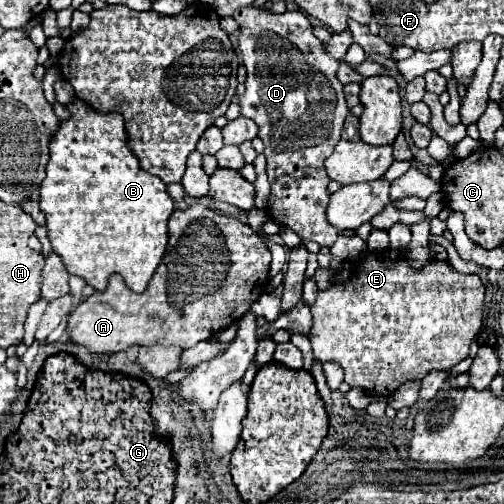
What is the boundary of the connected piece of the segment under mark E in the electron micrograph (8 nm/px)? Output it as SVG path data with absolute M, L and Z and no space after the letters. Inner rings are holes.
M387 251L383 253L367 253L361 259L353 259L353 261L345 261L341 273L337 275L337 283L331 285L325 291L319 291L315 305L311 307L313 313L313 327L311 327L311 345L313 345L313 355L317 361L325 363L325 361L337 361L343 371L345 371L345 383L349 383L351 387L361 387L367 393L373 395L381 395L381 397L389 397L391 393L395 393L395 389L399 385L403 385L405 381L419 381L423 379L429 371L449 371L453 365L457 365L459 361L463 361L469 355L469 345L471 341L477 337L477 333L481 331L483 325L483 301L485 301L485 287L481 283L481 279L477 275L465 275L465 273L457 273L455 269L451 269L445 261L437 261L433 259L425 269L415 271L409 267L409 263L405 259L397 259L391 261Z

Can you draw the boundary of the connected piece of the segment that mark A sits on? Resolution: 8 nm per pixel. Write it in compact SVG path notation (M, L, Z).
M193 203L189 209L175 211L171 215L167 253L157 267L149 289L145 293L133 293L119 275L111 275L113 279L109 279L109 285L103 293L91 295L71 311L67 319L69 339L87 347L95 355L119 353L131 345L175 345L181 349L193 347L203 339L215 337L251 309L251 305L267 289L269 263L271 251L247 223L225 217L201 203Z

